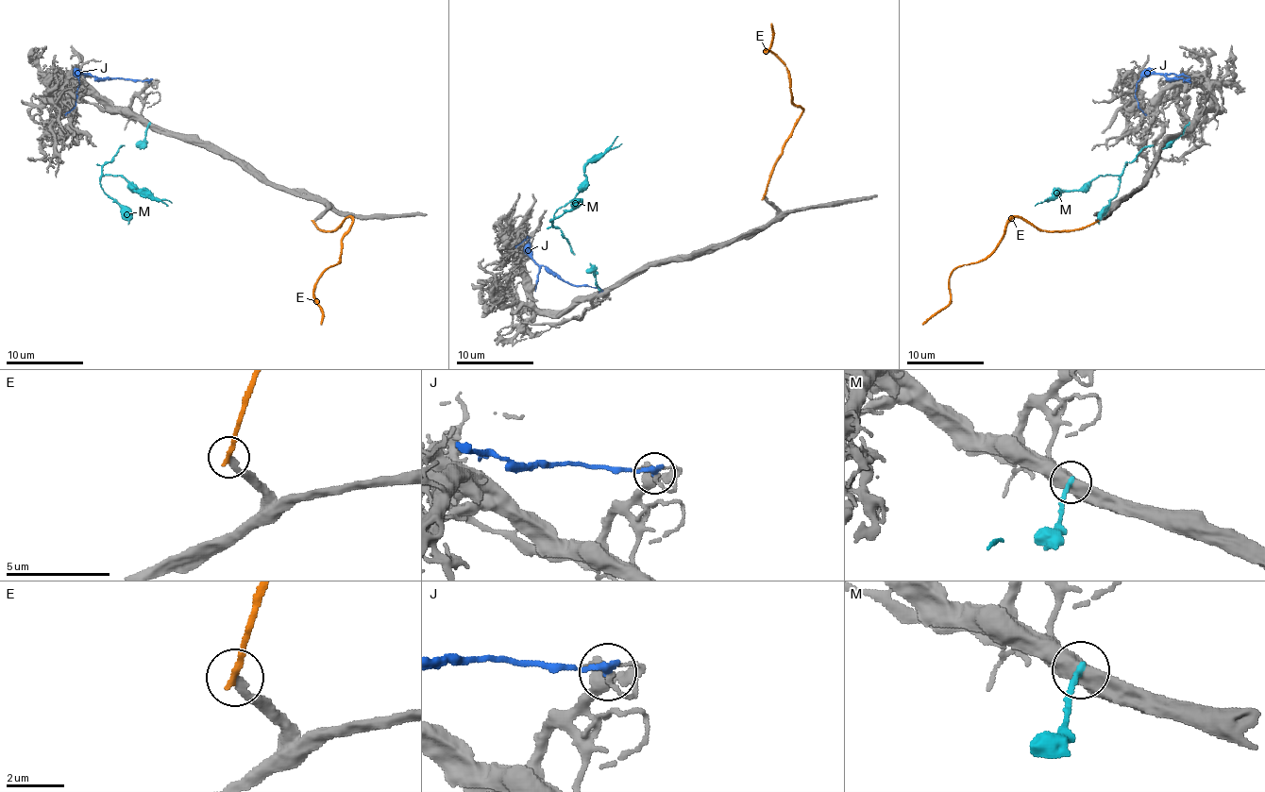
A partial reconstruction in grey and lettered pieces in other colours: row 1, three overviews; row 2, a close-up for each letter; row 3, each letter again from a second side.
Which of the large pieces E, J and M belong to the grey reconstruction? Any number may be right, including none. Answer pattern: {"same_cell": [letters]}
{"same_cell": []}

